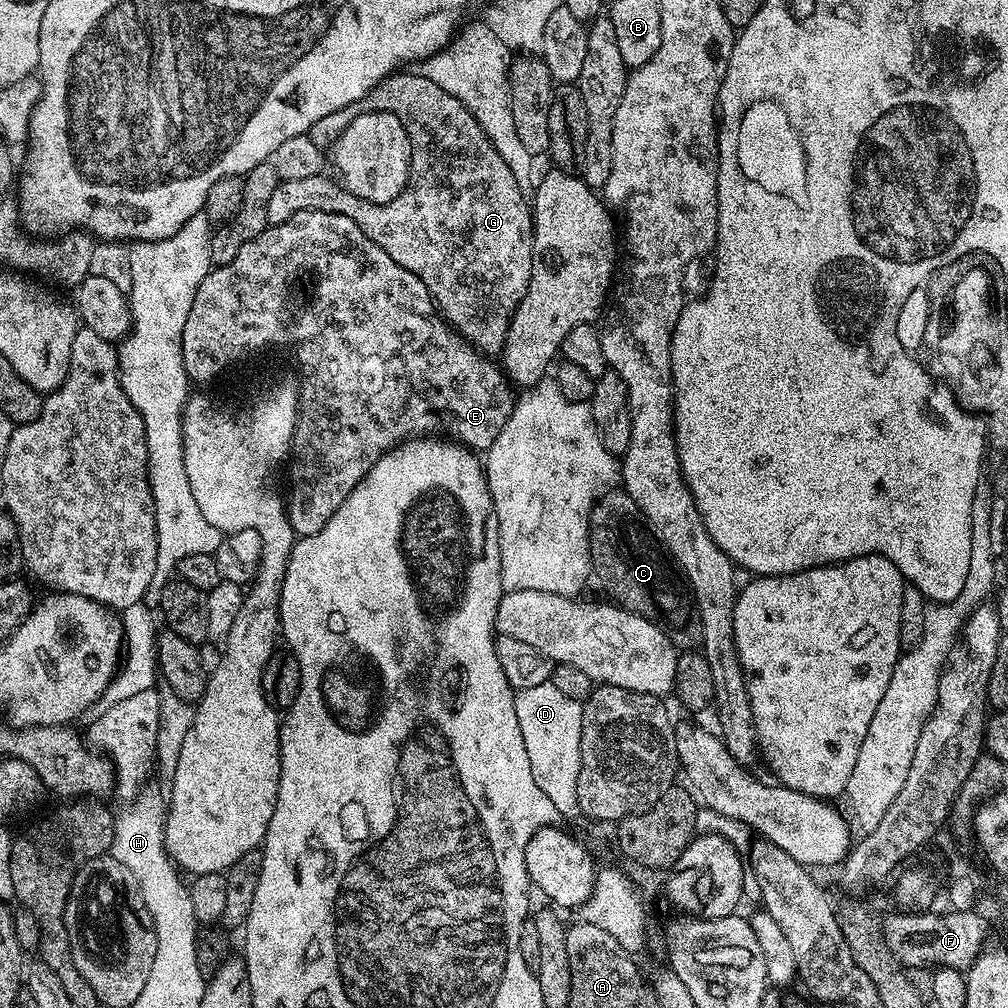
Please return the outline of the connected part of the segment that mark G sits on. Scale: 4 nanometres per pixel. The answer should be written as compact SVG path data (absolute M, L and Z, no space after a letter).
M400 70L387 76L361 100L355 100L342 110L334 110L334 114L326 114L326 118L318 118L312 127L312 132L316 134L339 134L346 131L354 118L363 112L394 113L403 122L412 143L412 170L408 173L408 184L402 194L385 204L371 204L359 200L343 183L331 184L324 174L301 180L282 180L272 188L266 202L266 218L269 225L281 224L307 208L350 218L362 230L362 234L366 234L366 238L382 246L382 250L386 250L386 254L390 254L398 266L410 270L410 274L417 276L428 287L444 319L469 344L485 354L503 353L512 315L530 286L532 210L529 201L520 193L518 182L514 182L514 174L510 174L510 168L506 162L502 162L502 154L494 150L482 126L478 126L474 114L470 114L466 106L454 98L454 94L446 94L442 86L434 86L430 78L415 71L406 71Z

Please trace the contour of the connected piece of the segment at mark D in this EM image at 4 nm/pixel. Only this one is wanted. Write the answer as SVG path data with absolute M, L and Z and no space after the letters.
M552 683L530 686L516 692L514 714L518 714L518 727L522 729L522 742L526 742L526 755L530 758L530 770L534 774L536 788L550 798L552 811L557 817L572 820L581 815L578 806L578 774L580 773L580 747L582 746L582 714L584 705L574 698L566 698Z

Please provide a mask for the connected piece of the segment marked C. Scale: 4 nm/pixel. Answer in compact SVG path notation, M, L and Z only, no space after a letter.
M613 490L600 497L592 508L588 519L588 545L590 546L590 558L592 559L592 572L600 579L600 584L609 592L611 599L619 607L627 612L638 614L646 618L677 650L696 650L702 642L702 618L696 609L696 599L692 596L692 589L684 578L684 573L676 567L671 556L664 551L656 535L649 532L644 515L638 510L638 506L623 490Z

